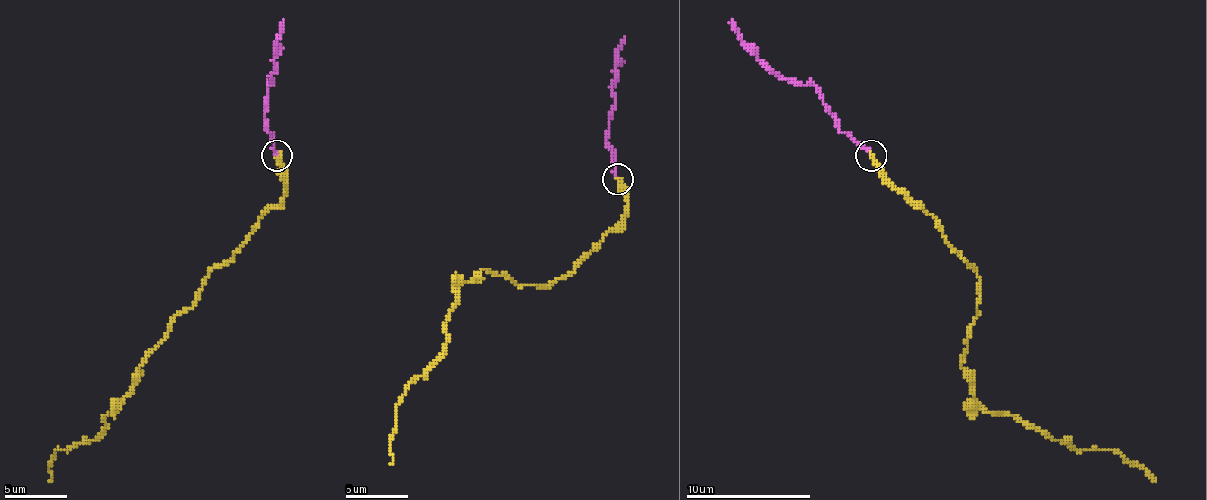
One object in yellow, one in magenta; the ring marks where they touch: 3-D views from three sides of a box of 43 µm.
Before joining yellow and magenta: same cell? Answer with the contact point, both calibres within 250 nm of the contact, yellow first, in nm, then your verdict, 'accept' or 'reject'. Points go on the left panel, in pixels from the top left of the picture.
place (276, 155); calibres 280 and 170 nm; accept

